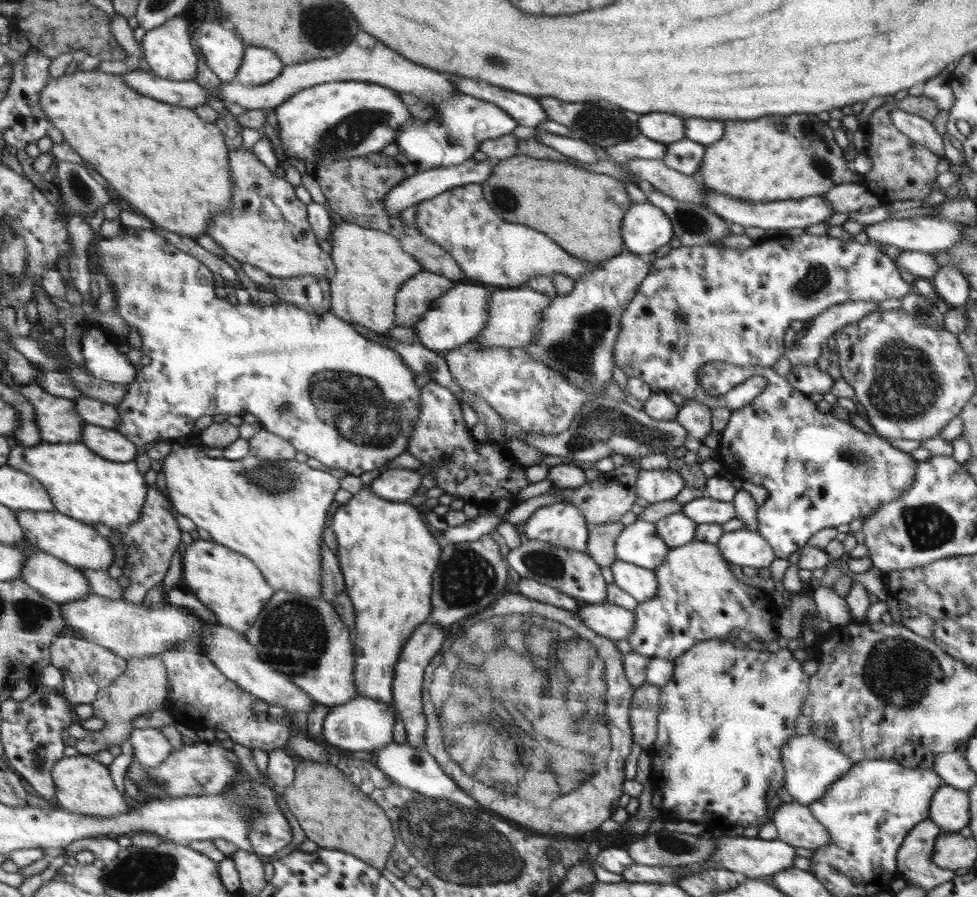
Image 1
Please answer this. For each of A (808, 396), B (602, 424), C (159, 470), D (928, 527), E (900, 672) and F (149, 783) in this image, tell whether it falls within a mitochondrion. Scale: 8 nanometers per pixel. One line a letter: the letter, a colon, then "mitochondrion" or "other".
A: other
B: mitochondrion
C: other
D: mitochondrion
E: mitochondrion
F: mitochondrion

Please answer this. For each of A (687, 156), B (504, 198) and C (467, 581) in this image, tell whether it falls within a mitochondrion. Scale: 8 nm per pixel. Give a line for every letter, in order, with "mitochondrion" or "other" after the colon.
A: other
B: mitochondrion
C: mitochondrion

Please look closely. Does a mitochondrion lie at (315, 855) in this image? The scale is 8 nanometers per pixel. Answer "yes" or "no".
no

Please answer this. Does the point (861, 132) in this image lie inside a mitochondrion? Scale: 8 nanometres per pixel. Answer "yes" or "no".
no

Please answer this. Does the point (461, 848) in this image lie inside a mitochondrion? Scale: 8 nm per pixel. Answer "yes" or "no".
yes

